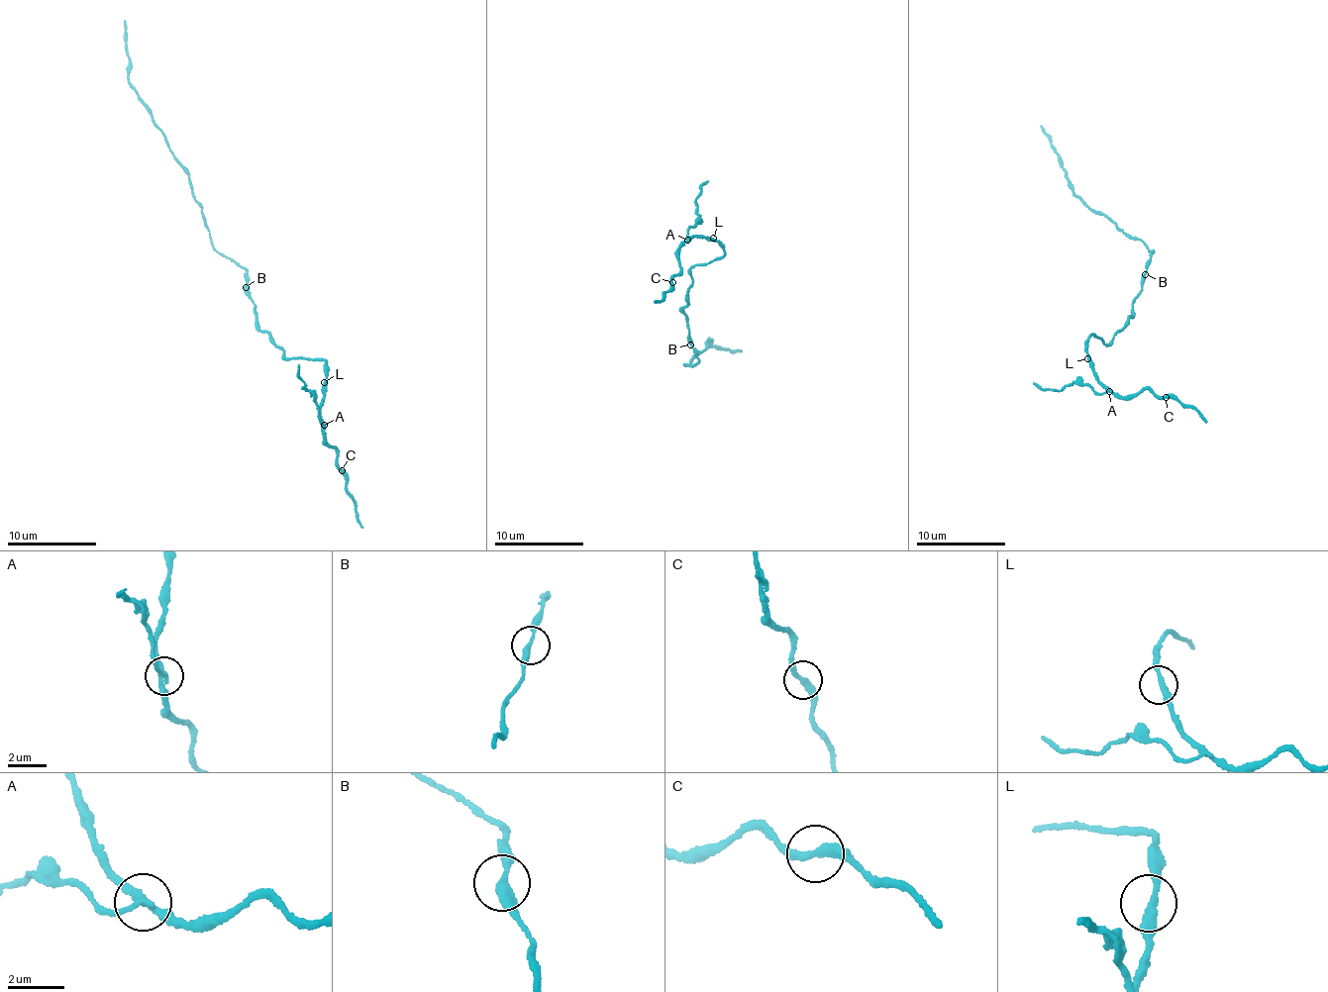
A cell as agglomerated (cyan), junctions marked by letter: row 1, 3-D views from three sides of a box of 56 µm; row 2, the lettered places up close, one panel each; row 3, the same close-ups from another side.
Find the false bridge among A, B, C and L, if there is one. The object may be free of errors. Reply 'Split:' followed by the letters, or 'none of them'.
Split: A

